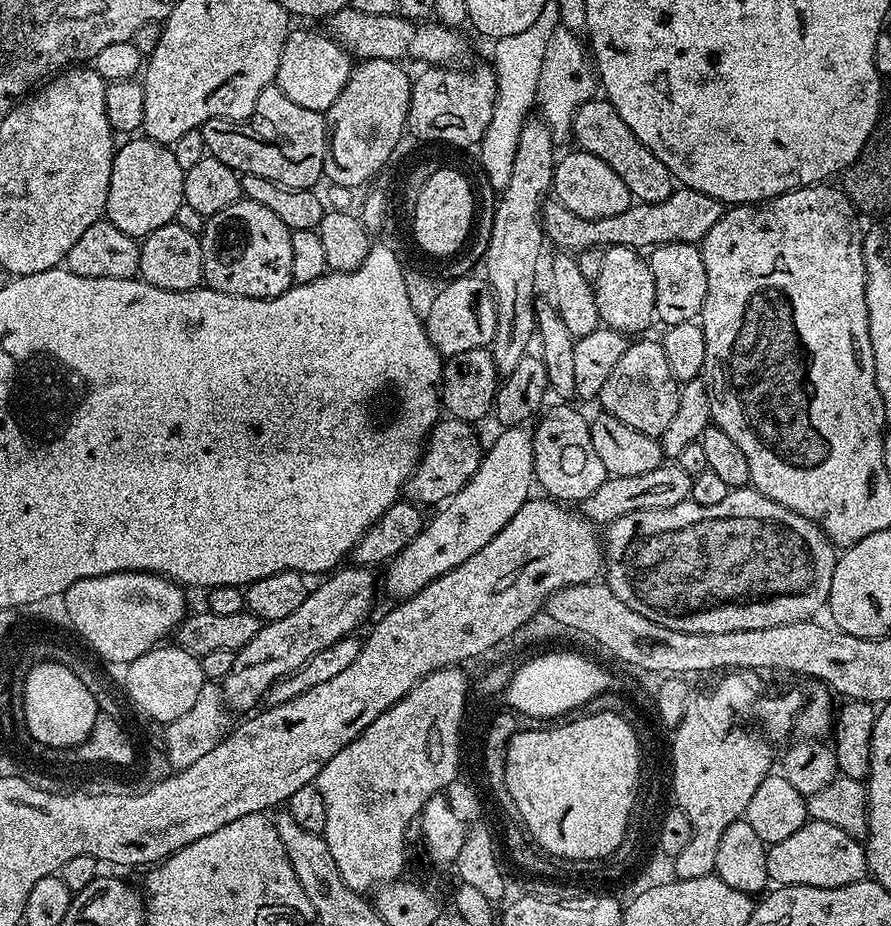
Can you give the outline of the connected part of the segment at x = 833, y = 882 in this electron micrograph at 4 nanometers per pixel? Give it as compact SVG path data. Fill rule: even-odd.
M809 819L798 831L790 834L790 838L782 838L782 842L768 848L766 870L769 881L776 886L801 884L819 888L837 888L863 880L869 875L868 854L865 845L857 837L846 834L844 830L838 830L838 826L830 826L830 822Z

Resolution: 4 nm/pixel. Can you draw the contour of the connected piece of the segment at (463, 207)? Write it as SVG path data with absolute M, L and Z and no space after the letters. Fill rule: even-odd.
M456 168L432 170L432 184L428 184L423 194L418 194L416 237L424 248L445 254L451 248L458 252L465 247L472 232L472 219L476 216L476 200L472 197L472 184Z

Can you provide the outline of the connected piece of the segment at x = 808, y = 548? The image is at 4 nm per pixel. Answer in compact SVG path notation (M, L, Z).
M751 486L729 491L725 501L718 506L698 506L691 498L666 509L644 509L641 512L627 513L618 517L603 529L602 552L606 557L606 585L618 598L636 610L638 614L660 623L670 630L689 632L690 634L726 634L734 630L762 630L770 626L782 626L790 622L813 619L819 608L823 609L828 602L830 582L838 559L837 549L819 525L807 520L804 516L784 508L778 502L766 498Z

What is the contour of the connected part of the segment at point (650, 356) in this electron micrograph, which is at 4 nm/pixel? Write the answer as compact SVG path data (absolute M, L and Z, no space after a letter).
M640 338L637 342L629 343L626 354L618 358L618 366L610 370L610 378L602 386L598 393L598 400L605 413L618 422L626 422L626 426L634 426L647 436L661 437L670 422L674 419L674 413L678 410L678 398L680 397L681 381L676 380L670 368L670 362L666 360L663 343Z

